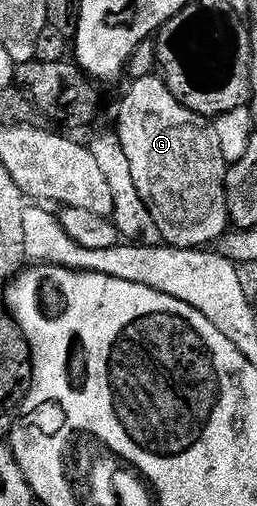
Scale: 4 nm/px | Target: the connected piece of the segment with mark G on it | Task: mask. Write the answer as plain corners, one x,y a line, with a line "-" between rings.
152,75
137,79
128,84
127,94
119,105
119,126
117,132
121,147
129,158
129,167
133,170
133,180
145,207
153,215
161,231
164,242
176,249
197,249
218,242
229,229
227,215
227,171
228,163
221,151
221,142
217,140
217,131
208,118
189,111
188,107
173,97
162,77

